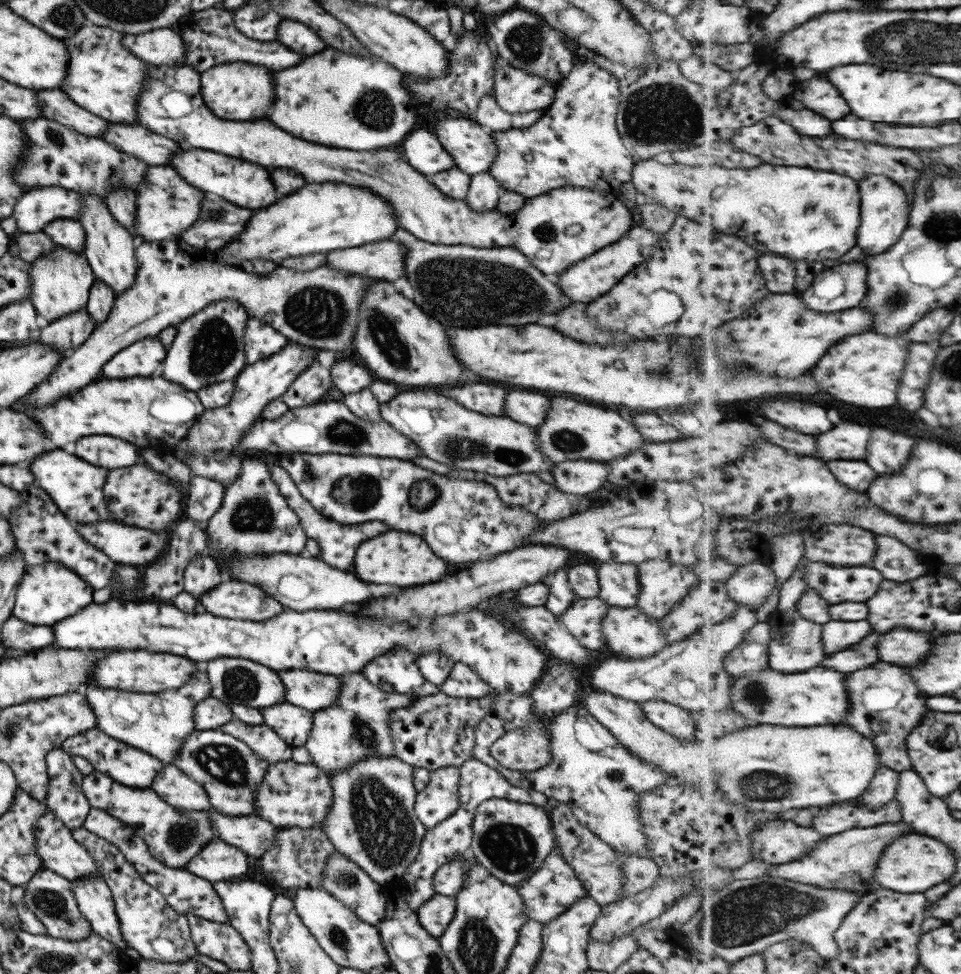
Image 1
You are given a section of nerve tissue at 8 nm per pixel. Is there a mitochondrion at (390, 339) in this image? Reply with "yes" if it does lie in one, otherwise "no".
yes

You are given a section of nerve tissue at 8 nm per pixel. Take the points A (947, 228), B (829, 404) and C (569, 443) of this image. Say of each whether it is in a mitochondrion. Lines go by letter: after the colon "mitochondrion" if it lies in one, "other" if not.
A: mitochondrion
B: other
C: mitochondrion

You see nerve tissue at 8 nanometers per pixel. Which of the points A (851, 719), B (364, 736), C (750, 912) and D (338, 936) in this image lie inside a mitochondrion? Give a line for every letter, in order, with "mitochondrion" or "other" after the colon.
A: other
B: mitochondrion
C: mitochondrion
D: mitochondrion

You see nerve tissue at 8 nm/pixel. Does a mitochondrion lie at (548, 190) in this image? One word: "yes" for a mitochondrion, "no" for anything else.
no

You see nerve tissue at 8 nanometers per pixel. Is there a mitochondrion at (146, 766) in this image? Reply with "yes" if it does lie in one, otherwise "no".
no

